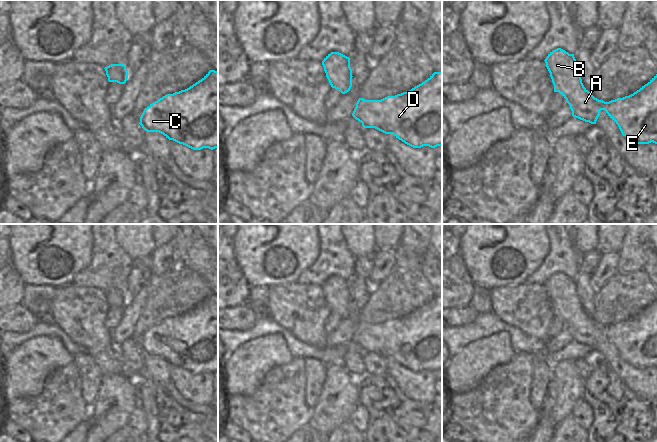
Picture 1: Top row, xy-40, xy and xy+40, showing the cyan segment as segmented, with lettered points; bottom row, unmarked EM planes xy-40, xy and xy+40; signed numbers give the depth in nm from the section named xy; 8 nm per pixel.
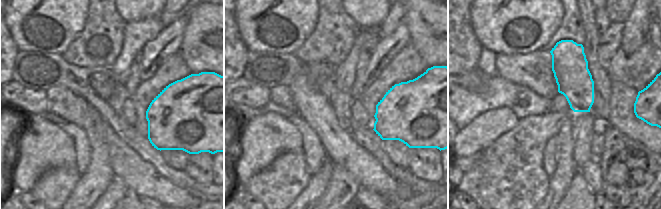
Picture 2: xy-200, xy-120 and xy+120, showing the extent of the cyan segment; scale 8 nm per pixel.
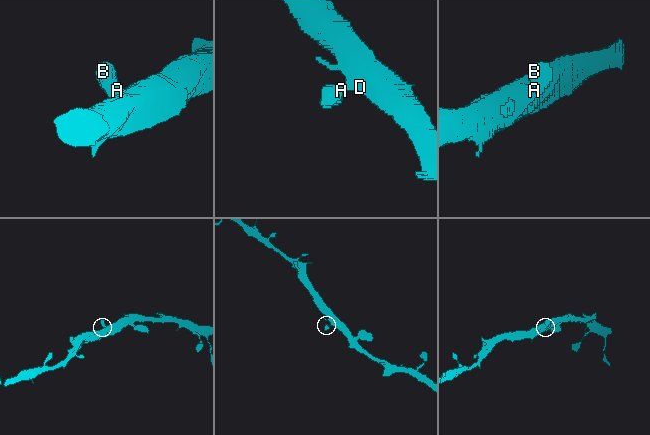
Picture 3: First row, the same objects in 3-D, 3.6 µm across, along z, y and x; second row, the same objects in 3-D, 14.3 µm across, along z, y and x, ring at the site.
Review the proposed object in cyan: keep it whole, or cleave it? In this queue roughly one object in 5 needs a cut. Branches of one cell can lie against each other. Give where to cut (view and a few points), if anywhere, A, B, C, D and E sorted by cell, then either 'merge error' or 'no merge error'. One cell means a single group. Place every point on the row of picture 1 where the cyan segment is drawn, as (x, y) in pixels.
cut none; groups A B C D E; no merge error

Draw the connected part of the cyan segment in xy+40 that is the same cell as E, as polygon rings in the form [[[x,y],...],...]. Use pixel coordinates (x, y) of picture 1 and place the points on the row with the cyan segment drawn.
[[[561,48],[550,52],[544,60],[550,73],[554,92],[559,92],[570,105],[572,116],[596,124],[601,110],[618,125],[623,136],[637,144],[657,144],[657,74],[639,90],[629,96],[617,98],[609,102],[595,98],[583,85],[576,69],[574,54],[569,54]]]

